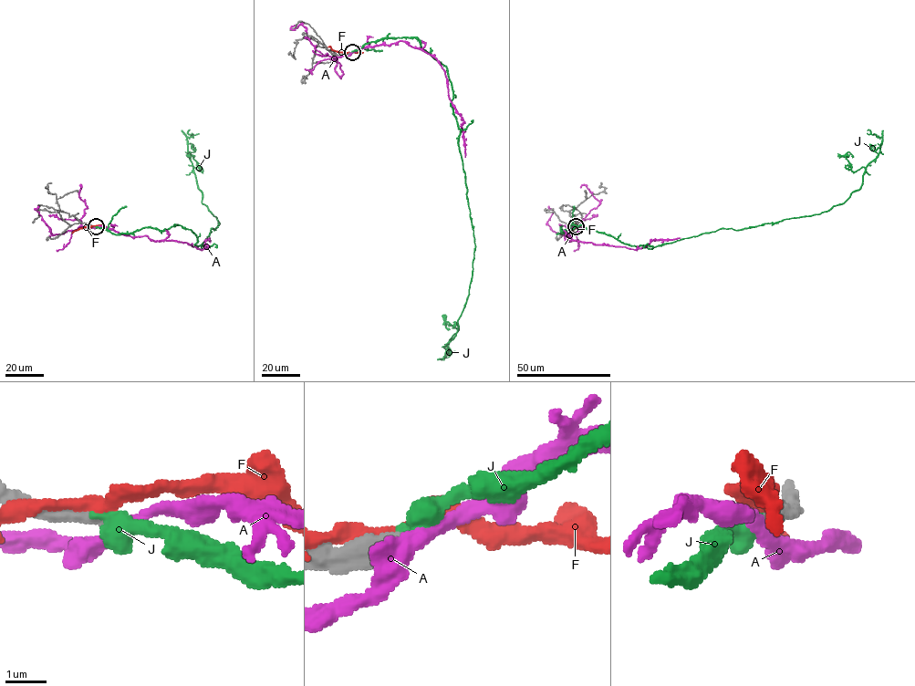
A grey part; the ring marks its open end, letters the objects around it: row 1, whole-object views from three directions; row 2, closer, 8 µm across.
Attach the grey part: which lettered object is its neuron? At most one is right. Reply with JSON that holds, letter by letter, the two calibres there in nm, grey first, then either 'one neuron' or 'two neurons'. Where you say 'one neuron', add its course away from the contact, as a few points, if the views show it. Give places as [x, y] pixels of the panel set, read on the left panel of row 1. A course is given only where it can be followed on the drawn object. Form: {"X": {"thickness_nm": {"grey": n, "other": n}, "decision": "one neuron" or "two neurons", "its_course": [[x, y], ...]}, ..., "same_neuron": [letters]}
{"A": {"thickness_nm": {"grey": 380, "other": 360}, "decision": "two neurons"}, "F": {"thickness_nm": {"grey": 440, "other": 340}, "decision": "two neurons"}, "J": {"thickness_nm": {"grey": 440, "other": 550}, "decision": "one neuron", "its_course": [[96, 226], [116, 234], [181, 225], [204, 247], [219, 223], [202, 203], [189, 130]]}, "same_neuron": ["J"]}

